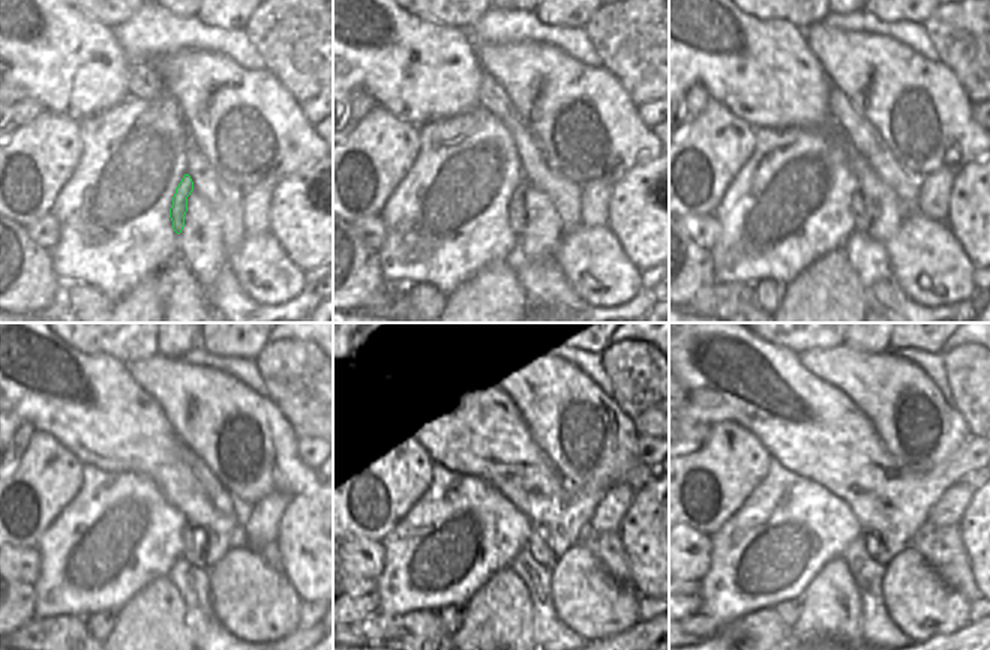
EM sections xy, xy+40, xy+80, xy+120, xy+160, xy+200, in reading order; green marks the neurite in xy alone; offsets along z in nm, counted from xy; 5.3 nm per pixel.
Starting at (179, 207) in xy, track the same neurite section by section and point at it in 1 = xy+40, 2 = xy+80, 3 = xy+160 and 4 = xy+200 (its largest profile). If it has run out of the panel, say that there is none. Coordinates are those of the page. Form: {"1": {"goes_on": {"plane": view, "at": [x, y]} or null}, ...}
{"1": {"goes_on": {"plane": "xy+40", "at": [516, 210]}}, "2": {"goes_on": {"plane": "xy+80", "at": [861, 218]}}, "3": {"goes_on": {"plane": "xy+160", "at": [539, 550]}}, "4": {"goes_on": {"plane": "xy+200", "at": [875, 547]}}}

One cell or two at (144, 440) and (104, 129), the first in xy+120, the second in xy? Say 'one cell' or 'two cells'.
two cells

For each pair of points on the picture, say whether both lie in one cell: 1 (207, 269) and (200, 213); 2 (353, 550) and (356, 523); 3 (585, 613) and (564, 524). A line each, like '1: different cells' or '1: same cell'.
1: same cell
2: different cells
3: different cells

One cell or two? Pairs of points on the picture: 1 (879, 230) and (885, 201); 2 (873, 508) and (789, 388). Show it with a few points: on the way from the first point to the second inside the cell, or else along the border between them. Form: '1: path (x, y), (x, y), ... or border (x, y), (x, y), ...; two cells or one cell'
1: path (884, 222), (885, 209); one cell
2: path (867, 478), (807, 418); one cell

